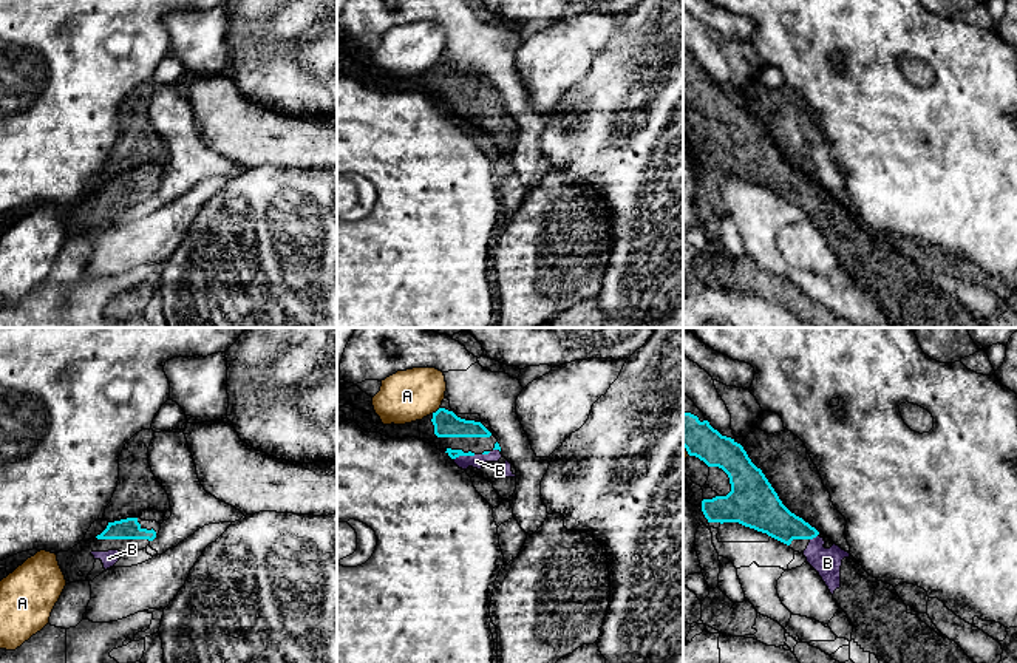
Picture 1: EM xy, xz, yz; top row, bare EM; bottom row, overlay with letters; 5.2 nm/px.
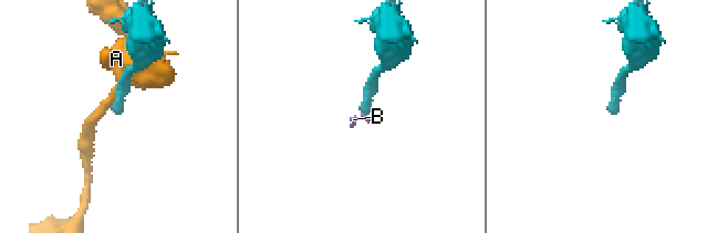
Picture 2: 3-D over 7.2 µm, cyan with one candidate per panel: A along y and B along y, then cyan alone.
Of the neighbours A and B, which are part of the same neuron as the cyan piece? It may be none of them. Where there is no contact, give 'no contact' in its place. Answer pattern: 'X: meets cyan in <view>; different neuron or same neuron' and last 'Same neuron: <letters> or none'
A: meets cyan in xz; different neuron
B: meets cyan in xz; same neuron
Same neuron: B

